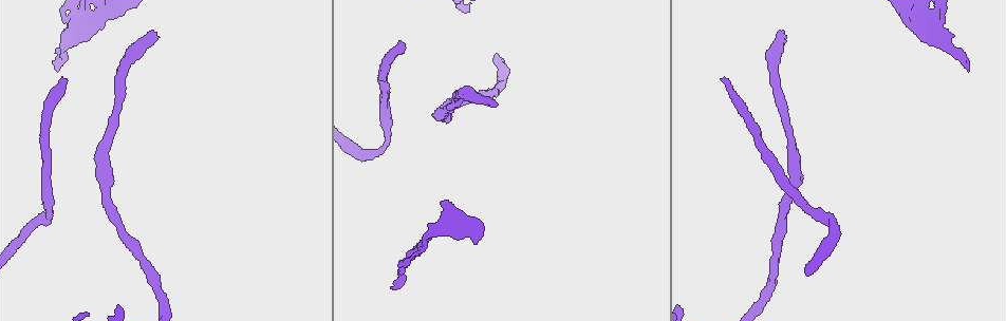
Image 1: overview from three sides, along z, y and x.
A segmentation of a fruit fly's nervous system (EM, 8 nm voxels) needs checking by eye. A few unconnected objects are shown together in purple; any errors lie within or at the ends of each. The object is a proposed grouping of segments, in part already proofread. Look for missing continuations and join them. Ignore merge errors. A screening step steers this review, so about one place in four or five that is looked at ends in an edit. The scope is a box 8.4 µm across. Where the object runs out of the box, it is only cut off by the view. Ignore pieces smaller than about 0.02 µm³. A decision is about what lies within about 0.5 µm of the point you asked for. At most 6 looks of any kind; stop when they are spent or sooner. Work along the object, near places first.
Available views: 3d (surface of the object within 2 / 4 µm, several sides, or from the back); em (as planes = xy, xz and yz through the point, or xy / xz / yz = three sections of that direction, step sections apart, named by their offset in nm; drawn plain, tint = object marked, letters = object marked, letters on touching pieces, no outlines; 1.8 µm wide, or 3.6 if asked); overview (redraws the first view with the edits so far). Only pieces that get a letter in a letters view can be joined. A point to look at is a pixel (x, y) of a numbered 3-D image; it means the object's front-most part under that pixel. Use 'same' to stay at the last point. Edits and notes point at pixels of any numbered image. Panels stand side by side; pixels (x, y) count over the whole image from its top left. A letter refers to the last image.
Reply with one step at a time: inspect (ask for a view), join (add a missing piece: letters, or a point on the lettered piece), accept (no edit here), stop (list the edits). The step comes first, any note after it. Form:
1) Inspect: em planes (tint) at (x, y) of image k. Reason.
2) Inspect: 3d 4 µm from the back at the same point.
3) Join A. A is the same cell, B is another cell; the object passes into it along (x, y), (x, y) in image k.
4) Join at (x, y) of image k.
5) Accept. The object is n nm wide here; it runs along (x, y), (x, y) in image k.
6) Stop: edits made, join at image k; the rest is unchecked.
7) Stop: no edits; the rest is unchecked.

Inspect: 3d 2 µm at (919, 22) of image 1. Closes a loop.

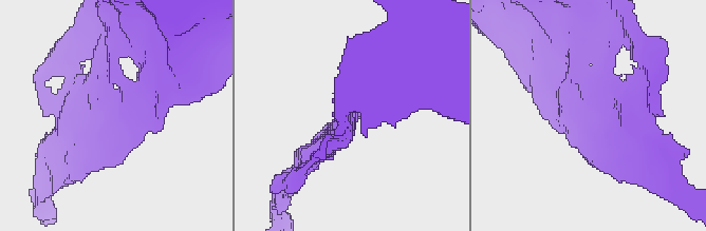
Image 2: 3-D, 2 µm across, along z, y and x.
Inspect: em yz step 16 (tint) at (582, 114) of image 2.

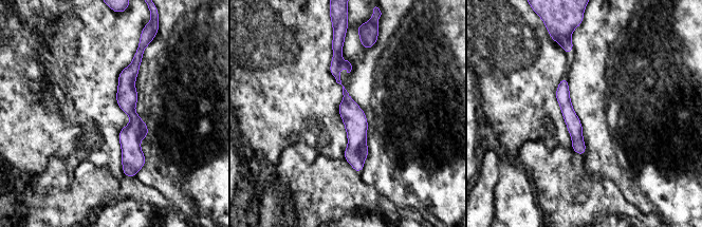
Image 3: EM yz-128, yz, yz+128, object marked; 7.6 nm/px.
Inspect: em planes (letters) at the same point.

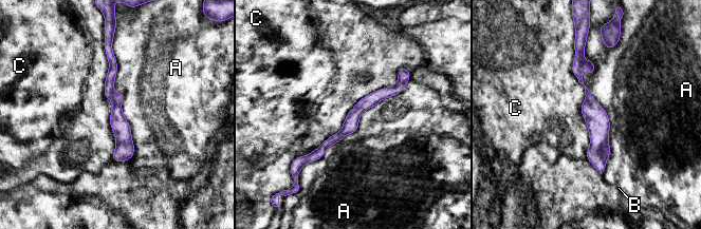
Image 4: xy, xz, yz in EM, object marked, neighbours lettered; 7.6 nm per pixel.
Accept. The object is 120 nm wide here; A, B and C are other cells; a border runs along (409, 70), (294, 158) in image 4; none of them fits.

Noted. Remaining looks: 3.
Inspect: 3d 2 µm at (157, 37) of image 1. Free end.

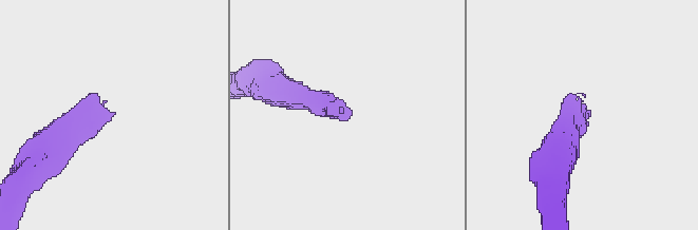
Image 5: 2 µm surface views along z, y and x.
Inspect: em planes (tint) at (111, 112) of image 5.

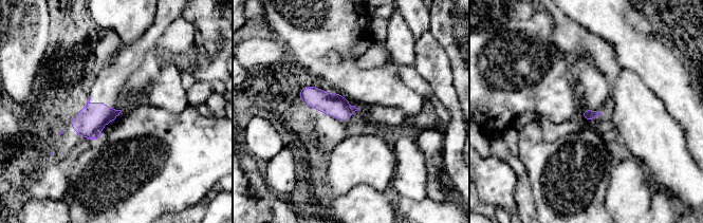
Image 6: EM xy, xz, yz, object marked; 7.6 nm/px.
Inspect: em planes (letters) at the same point.

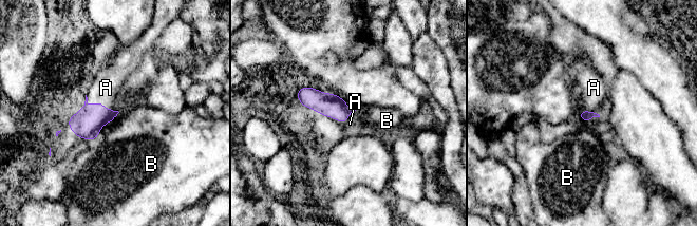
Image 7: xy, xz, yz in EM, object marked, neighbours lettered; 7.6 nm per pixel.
Join A. A is the same cell, B is another cell; the neuron continues.

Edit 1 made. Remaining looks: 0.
Stop: edits made, join at image 7; the rest is unchecked.

